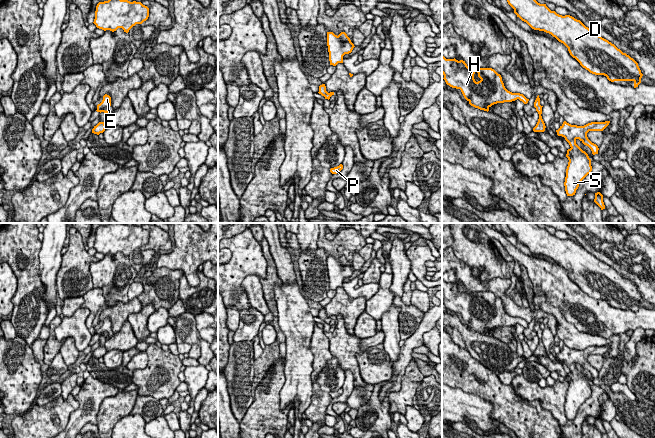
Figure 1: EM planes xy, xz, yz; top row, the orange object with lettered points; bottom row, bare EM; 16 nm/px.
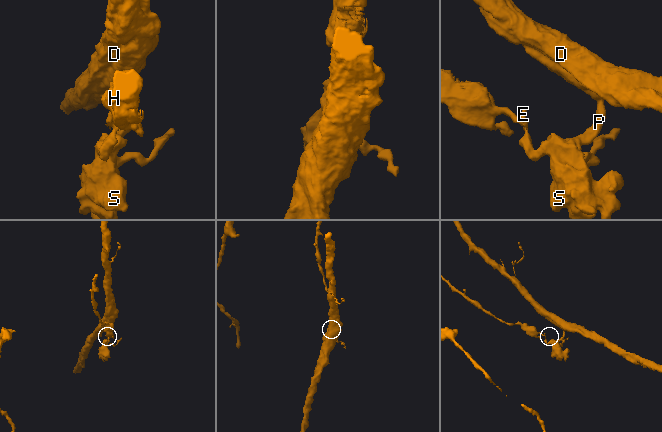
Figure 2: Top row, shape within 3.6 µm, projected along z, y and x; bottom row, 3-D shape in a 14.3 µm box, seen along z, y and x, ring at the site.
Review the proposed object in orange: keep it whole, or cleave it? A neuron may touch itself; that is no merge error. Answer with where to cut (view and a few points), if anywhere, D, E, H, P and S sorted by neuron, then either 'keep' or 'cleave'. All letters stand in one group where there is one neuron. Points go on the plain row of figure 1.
cut in xy along (108, 332), (101, 331), (97, 334); D P S / E H; cleave

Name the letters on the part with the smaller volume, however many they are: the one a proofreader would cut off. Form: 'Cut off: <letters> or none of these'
Cut off: E, H

